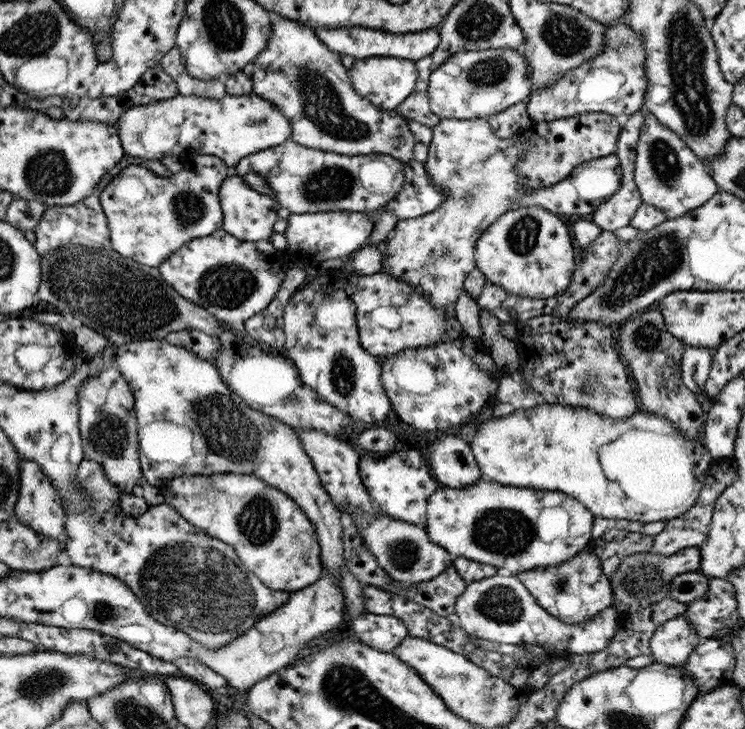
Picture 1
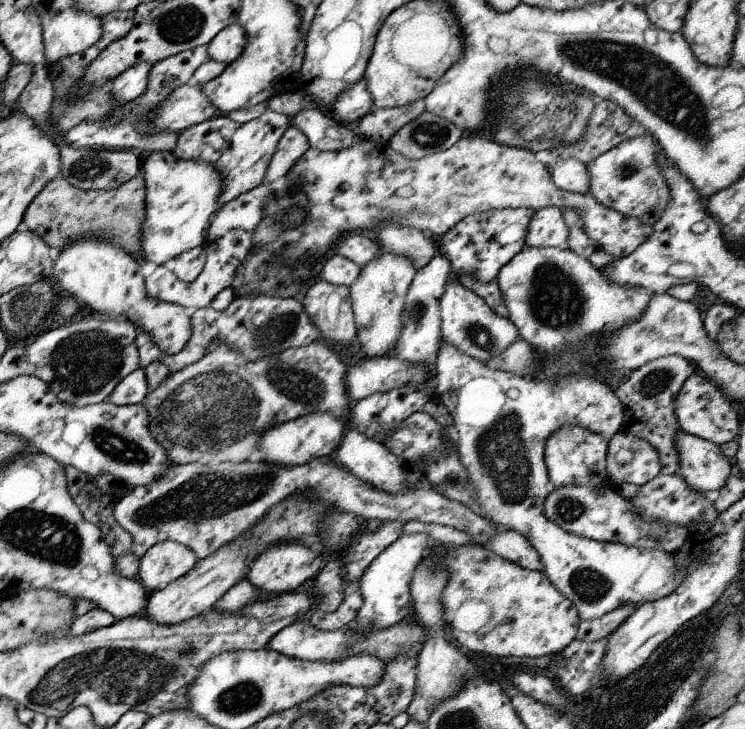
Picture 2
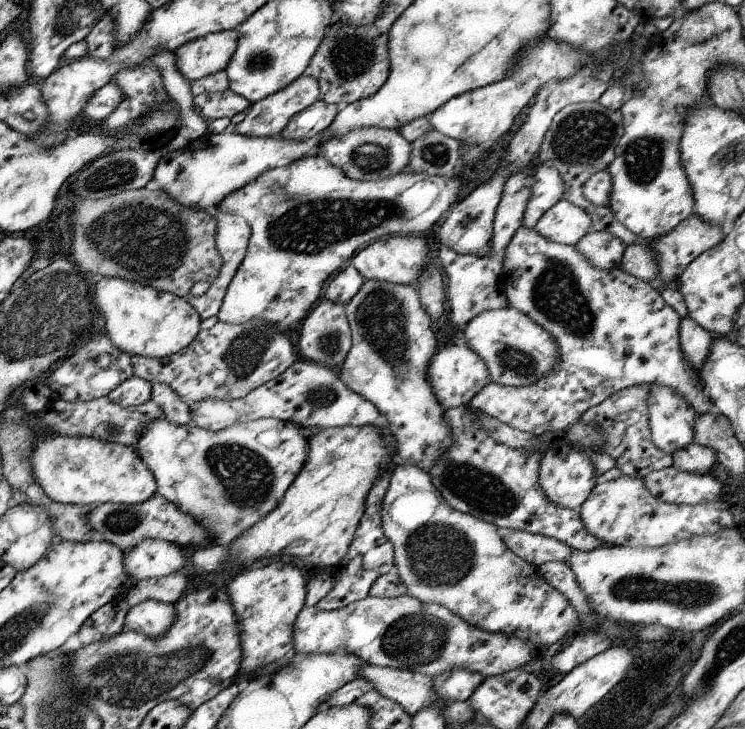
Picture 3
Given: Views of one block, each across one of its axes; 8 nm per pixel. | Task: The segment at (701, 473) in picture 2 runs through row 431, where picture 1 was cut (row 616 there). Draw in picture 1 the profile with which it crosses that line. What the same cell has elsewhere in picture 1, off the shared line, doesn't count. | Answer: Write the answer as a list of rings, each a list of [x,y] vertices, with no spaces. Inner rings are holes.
[[[678,615],[657,627],[648,642],[653,662],[667,666],[683,666],[689,653],[700,642],[695,630]]]

